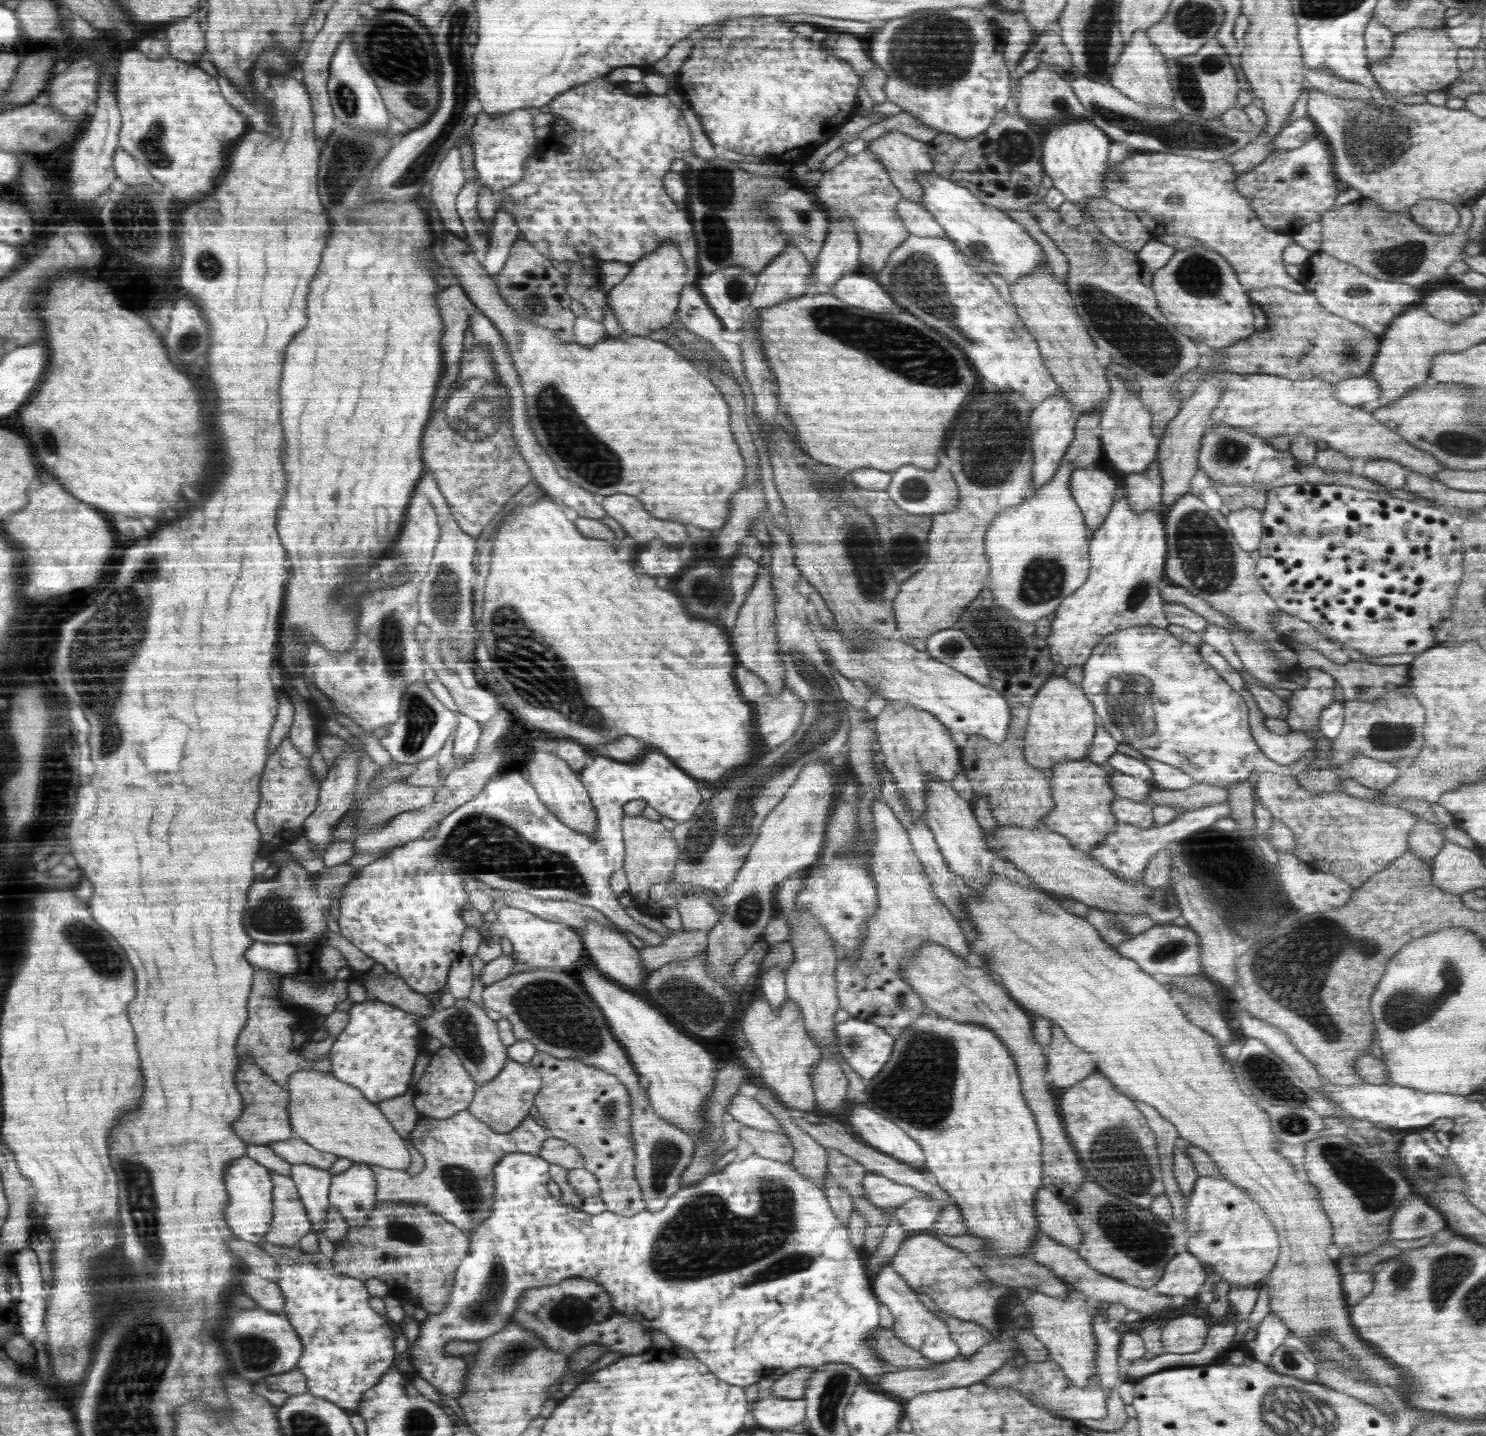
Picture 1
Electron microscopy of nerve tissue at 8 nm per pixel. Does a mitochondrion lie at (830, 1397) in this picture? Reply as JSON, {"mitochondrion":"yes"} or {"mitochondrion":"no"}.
{"mitochondrion":"yes"}

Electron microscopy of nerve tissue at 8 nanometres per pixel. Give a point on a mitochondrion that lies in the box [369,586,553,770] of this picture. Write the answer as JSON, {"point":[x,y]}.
{"point":[391,649]}

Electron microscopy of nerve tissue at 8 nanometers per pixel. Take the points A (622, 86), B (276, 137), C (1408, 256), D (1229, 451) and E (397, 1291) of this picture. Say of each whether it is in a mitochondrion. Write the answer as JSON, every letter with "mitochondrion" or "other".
{"A":"other","B":"other","C":"mitochondrion","D":"mitochondrion","E":"other"}

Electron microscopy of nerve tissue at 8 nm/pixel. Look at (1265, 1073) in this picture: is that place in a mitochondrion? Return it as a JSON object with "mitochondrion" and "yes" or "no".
{"mitochondrion":"yes"}

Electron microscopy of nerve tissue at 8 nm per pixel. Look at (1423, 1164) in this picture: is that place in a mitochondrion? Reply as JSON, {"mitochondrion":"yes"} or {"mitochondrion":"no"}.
{"mitochondrion":"yes"}

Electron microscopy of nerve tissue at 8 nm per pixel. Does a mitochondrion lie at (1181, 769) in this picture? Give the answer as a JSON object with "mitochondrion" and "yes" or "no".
{"mitochondrion":"no"}

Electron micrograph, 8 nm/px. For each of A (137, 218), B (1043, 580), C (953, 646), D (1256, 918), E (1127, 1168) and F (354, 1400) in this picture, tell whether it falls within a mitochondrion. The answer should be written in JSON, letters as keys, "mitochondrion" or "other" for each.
{"A":"mitochondrion","B":"mitochondrion","C":"mitochondrion","D":"mitochondrion","E":"mitochondrion","F":"other"}

